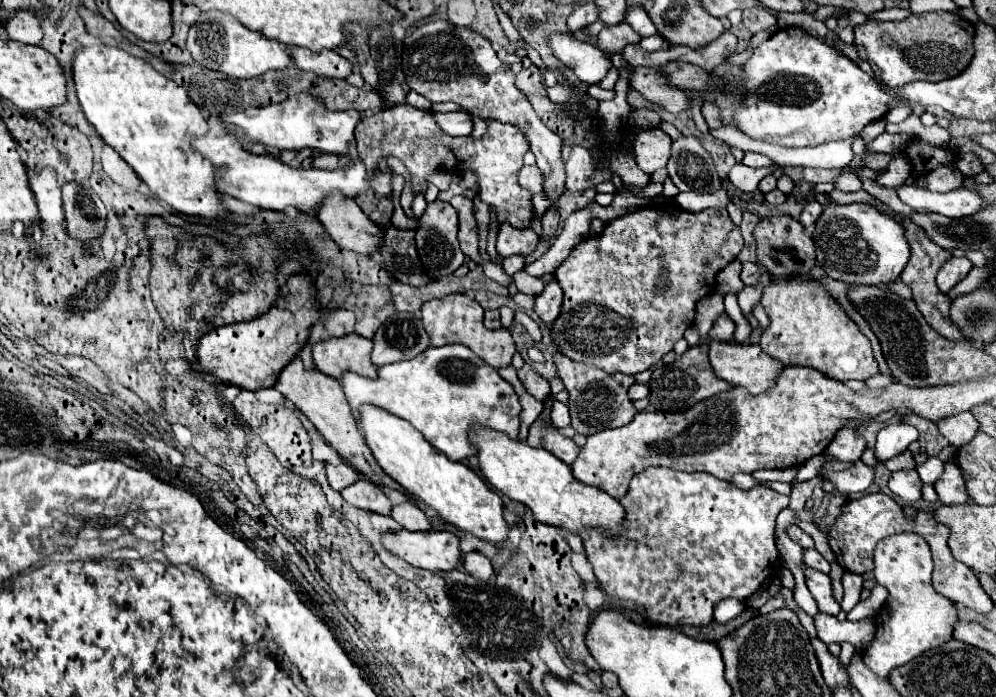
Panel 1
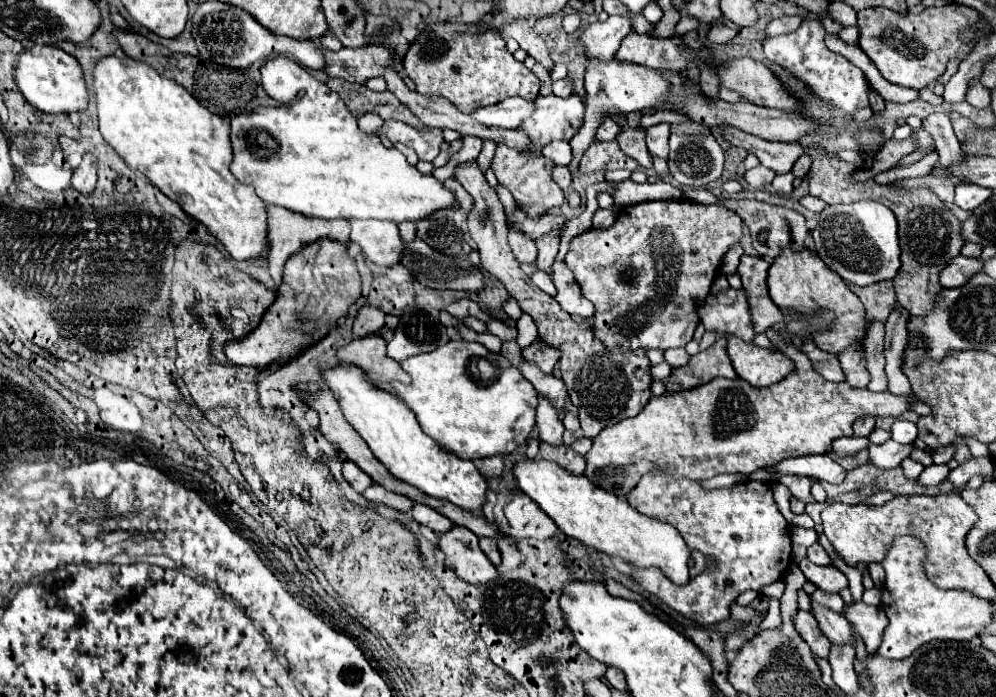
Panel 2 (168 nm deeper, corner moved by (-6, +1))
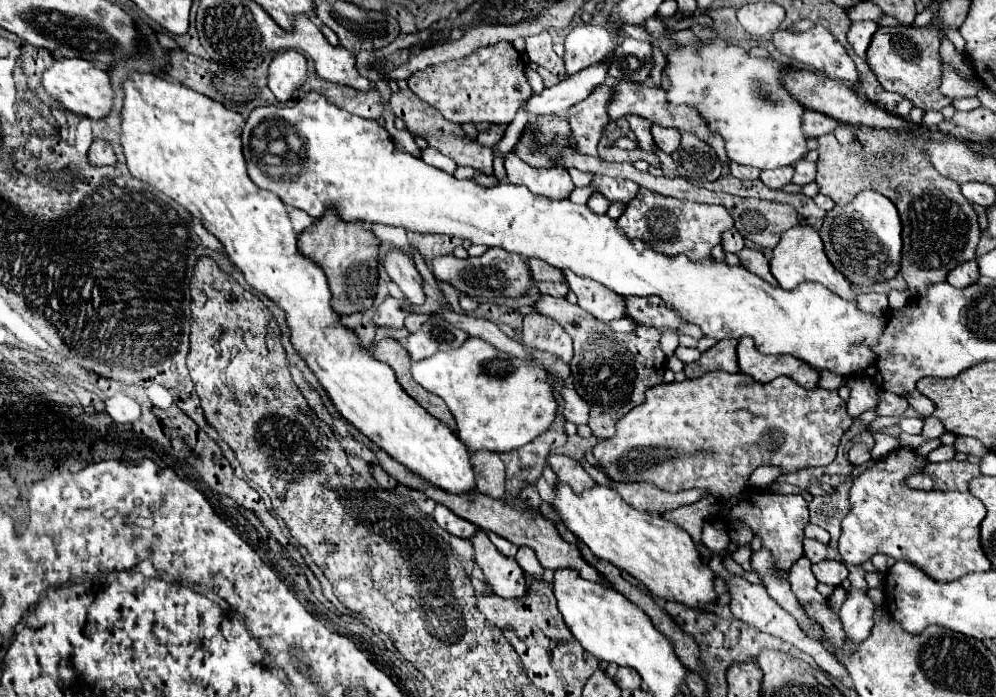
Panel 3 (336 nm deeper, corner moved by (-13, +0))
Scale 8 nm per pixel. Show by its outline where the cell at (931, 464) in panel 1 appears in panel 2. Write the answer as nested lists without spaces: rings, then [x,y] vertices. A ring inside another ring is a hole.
[[[950,443],[950,445],[944,445],[944,447],[936,449],[932,453],[932,457],[934,457],[934,463],[948,463],[954,457],[954,453],[956,453],[956,447]]]

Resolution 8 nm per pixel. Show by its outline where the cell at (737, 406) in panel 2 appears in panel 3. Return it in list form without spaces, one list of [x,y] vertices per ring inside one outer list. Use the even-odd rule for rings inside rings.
[[[709,372],[695,380],[649,388],[645,404],[625,414],[625,418],[617,422],[615,436],[599,440],[593,448],[593,456],[613,482],[649,482],[665,492],[705,488],[715,498],[725,500],[741,494],[741,490],[749,486],[751,472],[763,464],[781,466],[785,472],[831,464],[839,440],[851,424],[847,404],[837,390],[825,390],[821,386],[807,390],[793,378],[775,378],[769,384],[761,384],[743,372]]]

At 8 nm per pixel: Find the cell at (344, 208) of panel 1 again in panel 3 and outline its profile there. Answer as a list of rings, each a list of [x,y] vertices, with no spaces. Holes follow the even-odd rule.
[[[387,250],[387,254],[381,258],[381,266],[389,274],[389,278],[401,288],[401,292],[409,298],[411,304],[425,302],[425,294],[421,288],[421,276],[409,254]]]

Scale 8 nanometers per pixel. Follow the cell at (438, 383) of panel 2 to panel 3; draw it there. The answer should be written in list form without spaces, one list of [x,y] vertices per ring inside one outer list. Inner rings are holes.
[[[467,338],[465,344],[455,350],[437,352],[425,360],[413,362],[411,372],[425,390],[439,396],[447,404],[451,416],[455,418],[455,434],[471,452],[511,452],[515,448],[521,448],[543,434],[555,418],[557,402],[551,394],[547,370],[541,364],[527,364],[511,358],[509,354],[501,354],[481,338]]]

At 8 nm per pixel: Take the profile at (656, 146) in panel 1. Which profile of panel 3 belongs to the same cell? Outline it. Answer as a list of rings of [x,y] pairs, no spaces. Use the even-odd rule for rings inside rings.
[[[653,124],[651,128],[651,134],[653,134],[653,140],[655,144],[665,152],[665,154],[673,154],[679,146],[679,130],[677,128],[663,128],[659,124]]]

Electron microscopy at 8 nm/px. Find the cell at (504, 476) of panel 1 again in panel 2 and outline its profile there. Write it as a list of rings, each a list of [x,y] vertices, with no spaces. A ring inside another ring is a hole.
[[[520,461],[514,467],[514,477],[520,489],[540,505],[540,509],[558,525],[566,537],[572,537],[586,547],[602,551],[638,569],[658,567],[676,585],[690,583],[690,549],[672,525],[638,513],[626,499],[598,489],[598,485],[590,483],[584,475],[572,475],[554,461]]]

